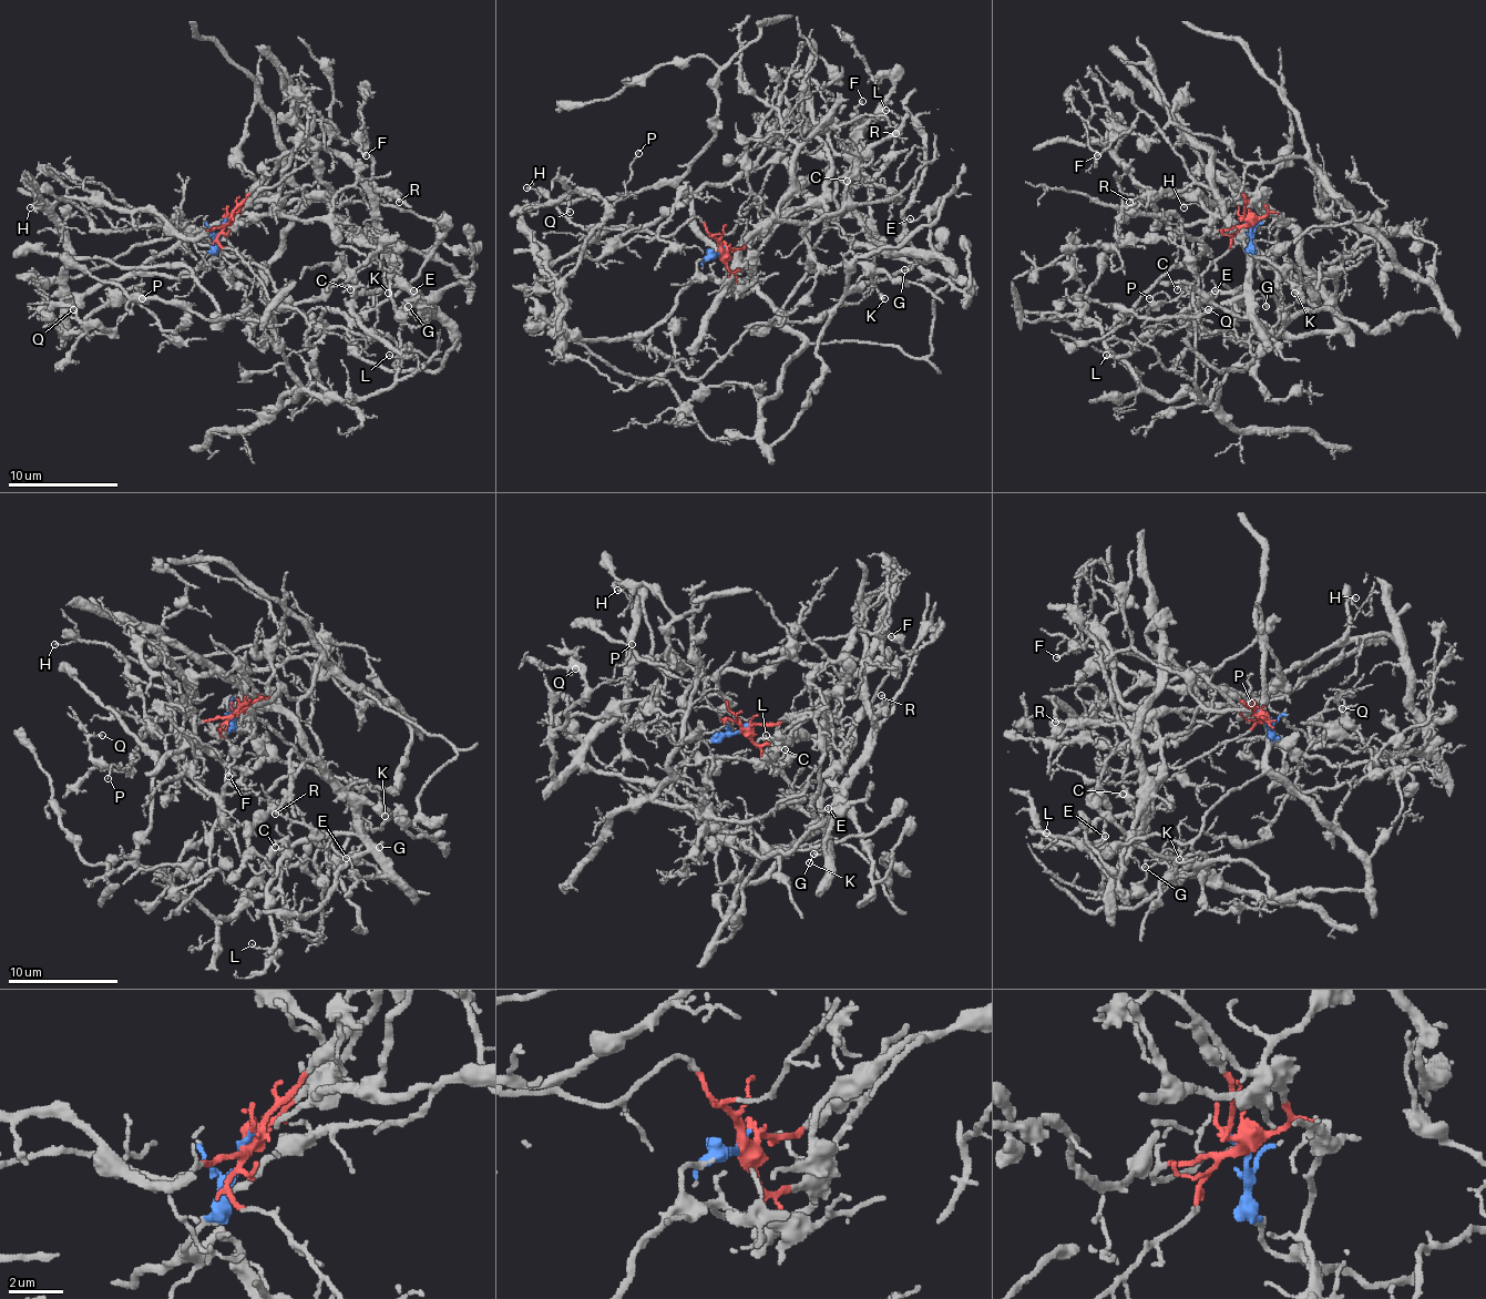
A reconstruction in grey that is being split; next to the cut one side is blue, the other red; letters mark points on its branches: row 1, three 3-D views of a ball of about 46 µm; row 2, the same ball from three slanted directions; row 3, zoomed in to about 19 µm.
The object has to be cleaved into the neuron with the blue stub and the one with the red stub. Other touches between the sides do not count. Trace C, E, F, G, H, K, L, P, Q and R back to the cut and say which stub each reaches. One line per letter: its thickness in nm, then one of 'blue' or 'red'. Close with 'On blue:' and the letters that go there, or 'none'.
C: 190 nm | red
E: 90 nm | red
F: 140 nm | red
G: 130 nm | red
H: 130 nm | blue
K: 160 nm | blue
L: 110 nm | red
P: 90 nm | blue
Q: 110 nm | blue
R: 150 nm | red
On blue: H, K, P, Q

